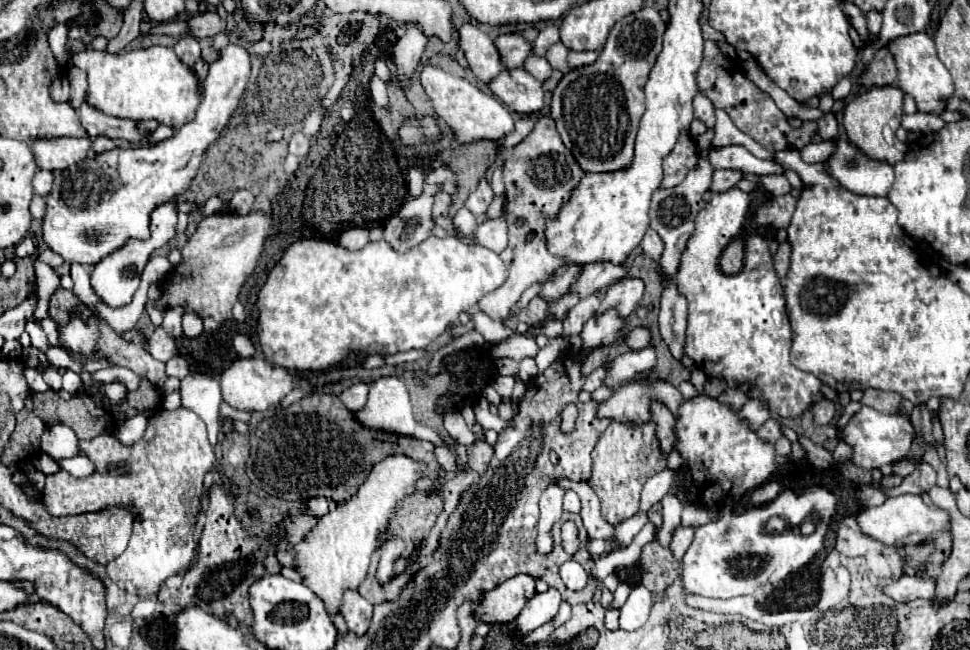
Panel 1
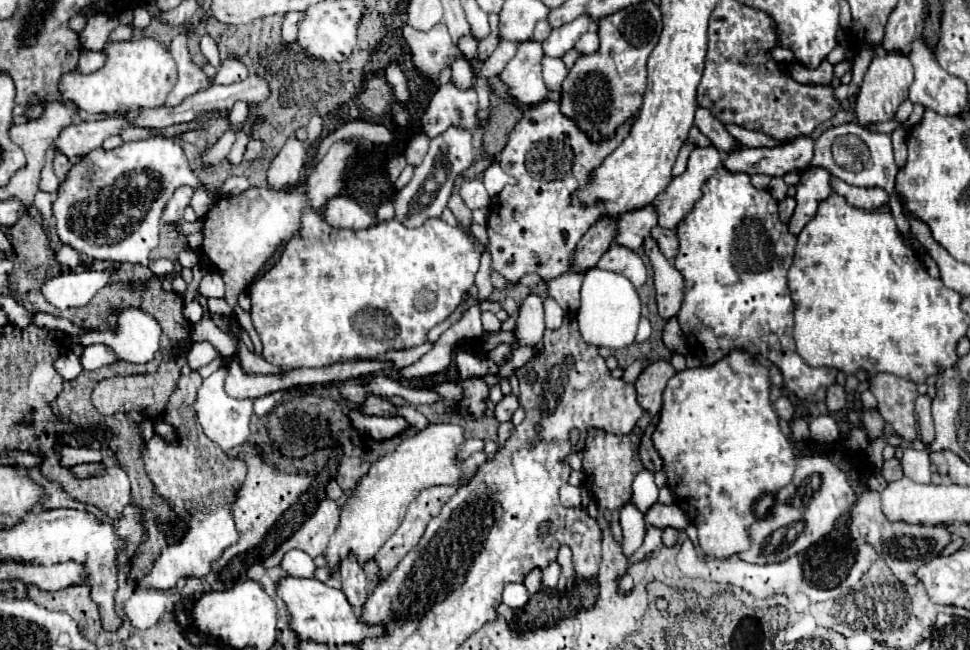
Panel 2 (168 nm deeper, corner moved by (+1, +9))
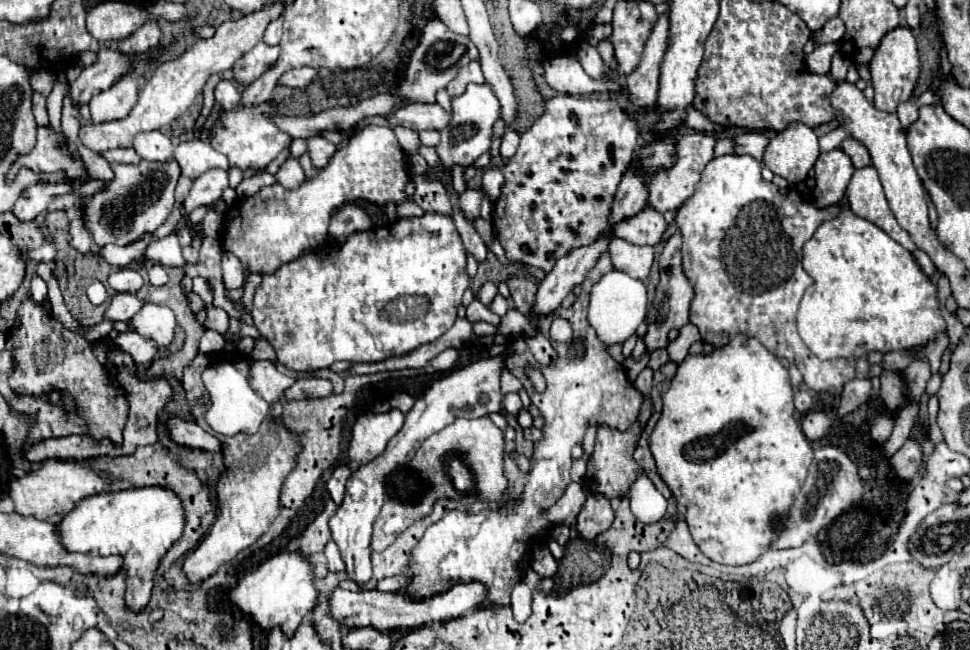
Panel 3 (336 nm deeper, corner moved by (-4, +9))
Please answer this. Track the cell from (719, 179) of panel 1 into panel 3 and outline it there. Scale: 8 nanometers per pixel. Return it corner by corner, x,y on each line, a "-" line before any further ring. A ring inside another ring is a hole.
791,122
785,130
777,132
771,138
769,148
765,150
763,164
769,166
773,170
773,174
783,176
789,184
801,184
807,178
807,174
813,168
817,158
819,158
819,140
817,140
813,128
809,128
807,124
801,124
801,122

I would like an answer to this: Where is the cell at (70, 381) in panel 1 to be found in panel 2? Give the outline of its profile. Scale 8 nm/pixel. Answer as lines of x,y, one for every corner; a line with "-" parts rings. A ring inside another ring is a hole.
94,344
94,346
88,346
84,348
84,352
80,354
80,364
82,364
82,370
84,372
92,372
92,370
98,370
100,366
104,364
110,364
116,360
116,354
104,346
104,344

